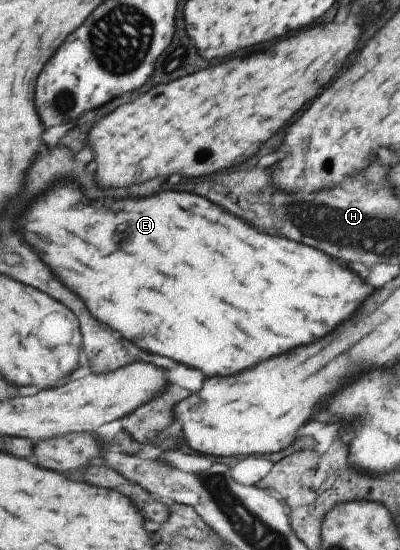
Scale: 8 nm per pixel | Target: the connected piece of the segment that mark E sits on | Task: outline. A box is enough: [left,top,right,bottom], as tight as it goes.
[18,180,372,376]

